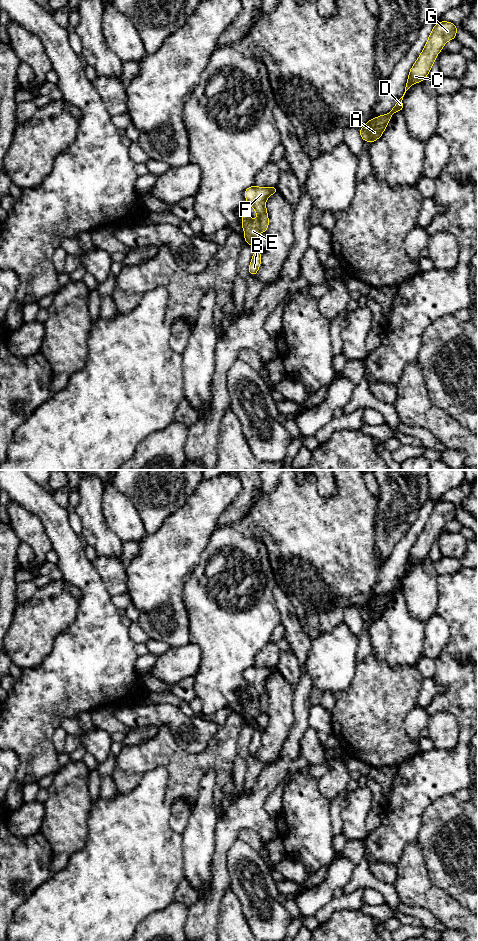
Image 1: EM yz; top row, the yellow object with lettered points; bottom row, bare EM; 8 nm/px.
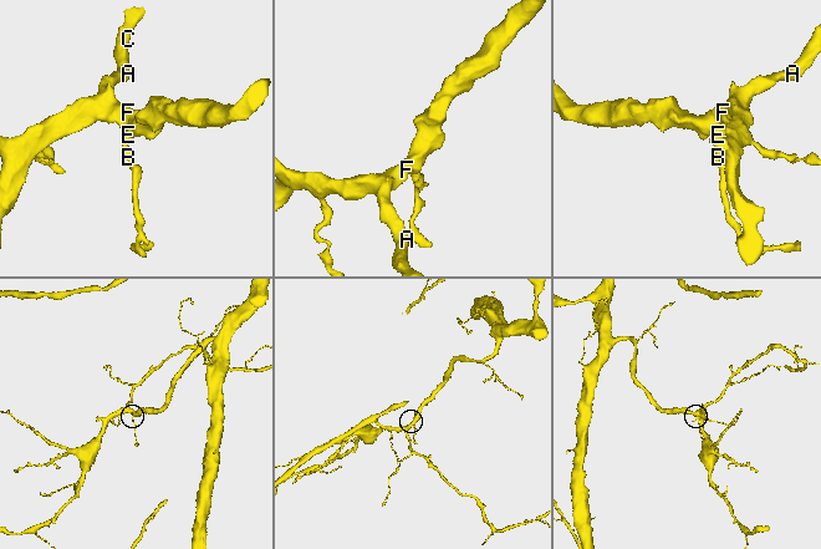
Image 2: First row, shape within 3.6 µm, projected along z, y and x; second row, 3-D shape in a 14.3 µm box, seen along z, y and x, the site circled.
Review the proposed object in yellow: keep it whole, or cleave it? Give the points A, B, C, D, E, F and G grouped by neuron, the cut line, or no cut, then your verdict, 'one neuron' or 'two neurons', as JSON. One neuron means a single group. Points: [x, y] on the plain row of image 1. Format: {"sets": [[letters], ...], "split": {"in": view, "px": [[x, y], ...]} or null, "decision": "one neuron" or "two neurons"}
{"sets": [["A", "B", "C", "D", "E", "F", "G"]], "split": null, "decision": "one neuron"}

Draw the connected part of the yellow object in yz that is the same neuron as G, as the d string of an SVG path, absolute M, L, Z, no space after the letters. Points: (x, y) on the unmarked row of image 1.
M441 501L441 502L438 502L438 503L436 503L436 504L435 504L435 505L434 505L434 508L433 508L433 510L432 510L432 512L431 512L431 514L430 514L430 516L429 516L429 518L428 518L428 520L427 520L427 522L426 522L426 525L425 525L425 527L424 527L424 529L423 529L423 531L422 531L422 532L421 532L421 534L420 534L420 535L419 535L419 537L418 537L418 539L417 539L417 540L416 540L416 542L415 542L415 543L414 543L414 545L413 545L413 546L412 546L412 548L411 548L411 549L410 549L410 552L409 552L409 556L408 556L408 559L407 559L407 563L406 563L406 567L405 567L405 572L404 572L404 574L403 574L403 576L402 576L402 577L401 577L401 578L400 578L400 579L399 579L399 580L398 580L398 582L397 582L397 583L396 583L396 584L395 584L395 586L394 586L394 587L393 587L393 588L392 588L392 589L391 589L391 591L390 591L390 592L389 592L389 593L388 593L388 594L386 594L386 595L380 595L380 596L378 596L378 597L376 597L376 598L374 598L374 599L370 599L370 600L369 600L369 601L368 601L368 602L367 602L367 603L366 603L366 604L365 604L365 605L364 605L364 606L362 606L362 607L361 607L361 609L360 609L360 616L361 616L361 618L362 618L362 619L363 619L363 621L368 621L368 622L369 622L369 623L370 623L370 624L371 624L371 623L373 623L373 622L374 622L374 621L375 621L375 620L377 620L377 619L379 619L379 618L380 618L380 617L381 617L381 616L382 616L382 614L383 614L383 612L384 612L384 610L385 610L385 608L386 608L386 606L387 606L387 604L388 604L388 603L389 603L389 600L390 600L390 599L391 599L391 597L392 597L392 595L393 595L393 594L394 594L394 593L396 593L396 592L397 592L397 591L403 591L403 589L404 589L404 587L403 587L403 582L402 582L402 580L403 580L403 577L404 577L404 575L405 575L405 573L406 573L406 571L407 571L407 570L408 570L408 569L409 569L409 568L410 568L410 567L411 567L411 566L412 566L412 565L413 565L413 564L415 564L415 563L418 563L418 562L421 562L421 561L423 561L423 560L424 560L424 559L425 559L425 558L426 558L426 557L427 557L427 556L428 556L428 553L429 553L429 551L430 551L430 549L431 549L431 547L432 547L432 545L433 545L433 544L434 544L434 542L435 542L435 539L436 539L436 536L437 536L437 535L438 535L438 534L439 534L439 532L440 532L440 531L441 531L441 530L442 530L442 529L443 529L443 527L444 527L444 525L445 525L445 523L446 523L446 522L447 522L447 521L449 521L449 520L452 520L452 519L455 519L455 518L456 518L456 512L457 512L457 505L455 505L455 504L454 504L454 503L451 503L451 502L446 502L446 501Z

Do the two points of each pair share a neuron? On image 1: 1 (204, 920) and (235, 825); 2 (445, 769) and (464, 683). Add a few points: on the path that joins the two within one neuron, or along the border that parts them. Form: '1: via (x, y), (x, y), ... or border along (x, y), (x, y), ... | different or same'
1: via (214, 896), (220, 882), (220, 854), (222, 849) | same
2: via (462, 748), (465, 737), (465, 704) | same

